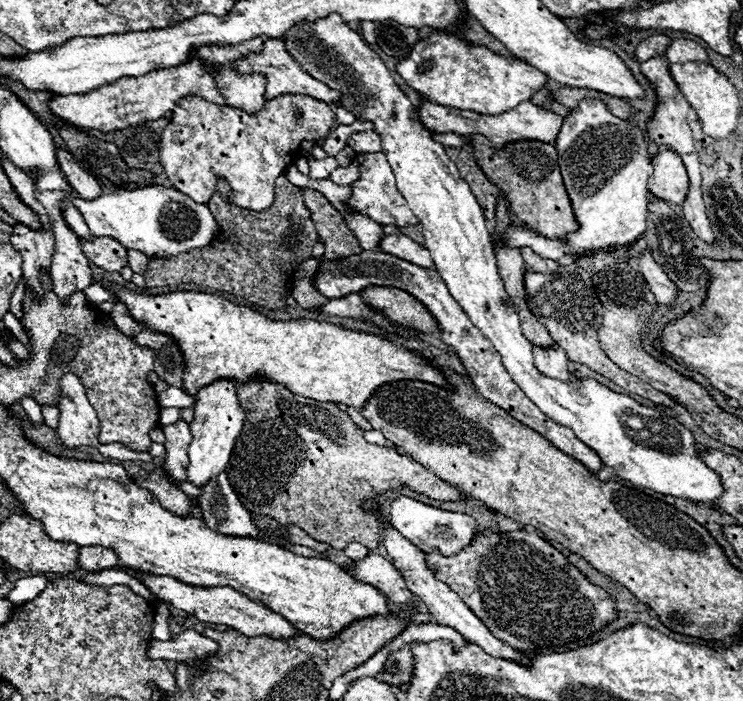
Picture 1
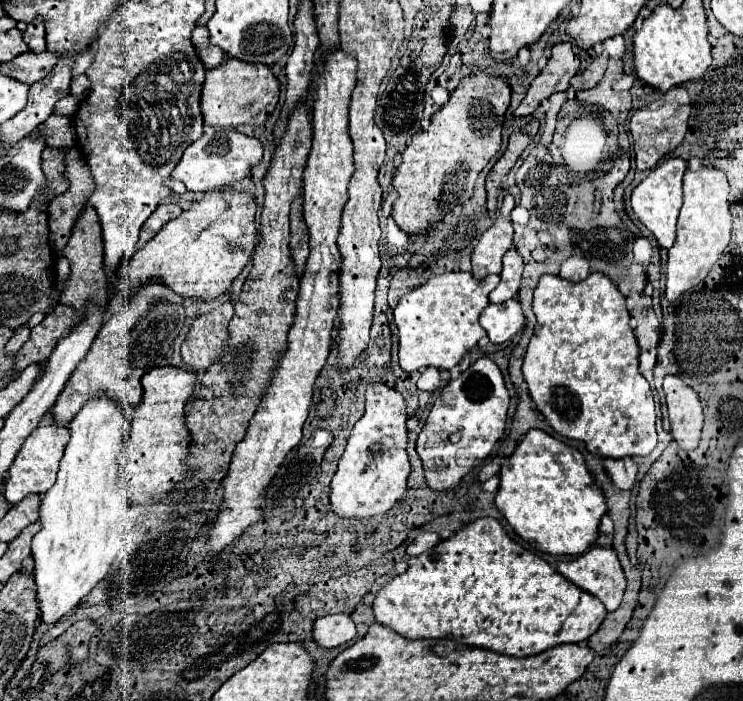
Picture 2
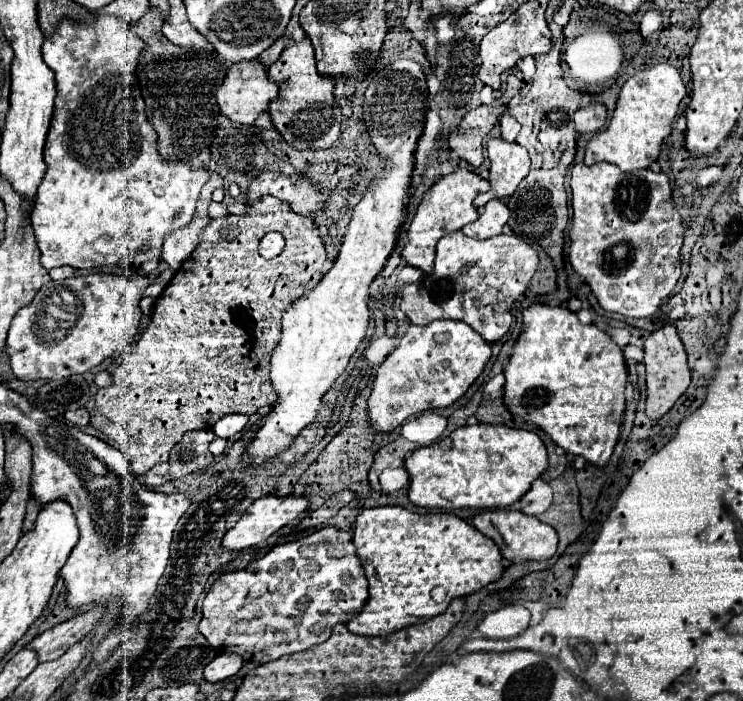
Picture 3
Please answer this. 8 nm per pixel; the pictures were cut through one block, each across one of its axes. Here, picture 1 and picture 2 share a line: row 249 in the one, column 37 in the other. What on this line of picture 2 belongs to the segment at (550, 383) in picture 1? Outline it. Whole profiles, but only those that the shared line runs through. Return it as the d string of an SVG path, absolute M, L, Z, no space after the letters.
M54 422L42 424L38 430L34 430L26 442L22 444L20 452L16 454L16 460L12 462L8 470L8 480L4 486L4 496L10 504L18 504L26 494L44 494L52 484L56 482L56 472L58 472L58 462L64 454L64 448L70 440L70 430L64 426L58 426Z

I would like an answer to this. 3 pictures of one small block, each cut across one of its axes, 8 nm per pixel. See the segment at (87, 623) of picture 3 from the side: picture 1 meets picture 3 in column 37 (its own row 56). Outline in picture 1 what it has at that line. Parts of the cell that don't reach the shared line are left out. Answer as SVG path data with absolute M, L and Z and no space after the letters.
M664 34L650 36L650 38L646 38L646 40L642 40L642 42L638 44L638 48L636 48L636 58L638 58L640 62L644 62L644 60L648 60L648 58L652 58L652 56L658 56L658 54L662 54L662 52L668 48L670 42L672 42L672 40L670 40L668 36L664 36Z

